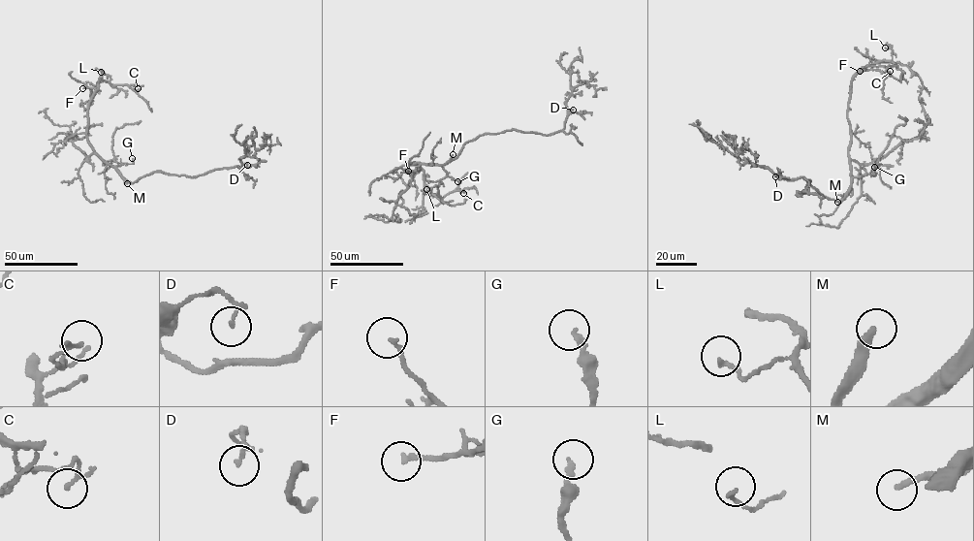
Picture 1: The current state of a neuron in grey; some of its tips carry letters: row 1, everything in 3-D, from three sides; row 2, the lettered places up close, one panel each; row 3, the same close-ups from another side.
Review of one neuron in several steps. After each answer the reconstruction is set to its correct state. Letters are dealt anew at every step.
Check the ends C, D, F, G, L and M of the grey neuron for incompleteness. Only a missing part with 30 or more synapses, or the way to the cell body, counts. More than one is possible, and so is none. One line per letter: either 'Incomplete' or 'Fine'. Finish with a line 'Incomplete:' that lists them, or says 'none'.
C: Fine
D: Fine
F: Fine
G: Incomplete
L: Fine
M: Incomplete
Incomplete: G, M

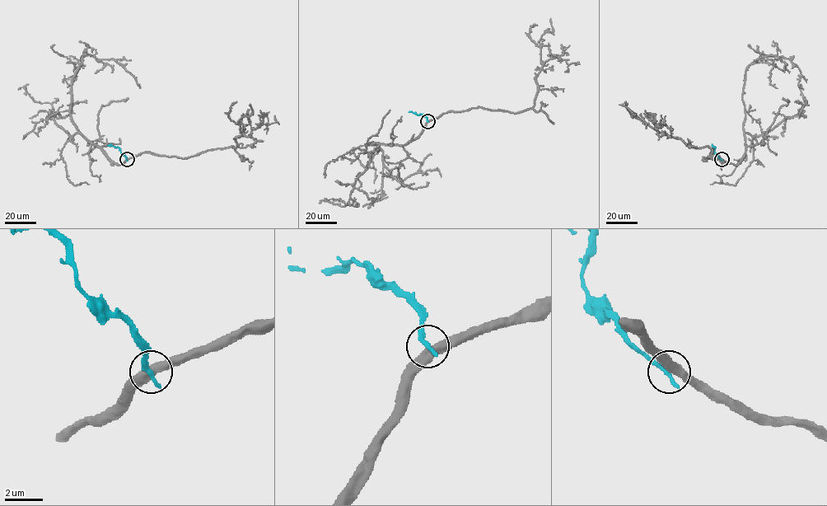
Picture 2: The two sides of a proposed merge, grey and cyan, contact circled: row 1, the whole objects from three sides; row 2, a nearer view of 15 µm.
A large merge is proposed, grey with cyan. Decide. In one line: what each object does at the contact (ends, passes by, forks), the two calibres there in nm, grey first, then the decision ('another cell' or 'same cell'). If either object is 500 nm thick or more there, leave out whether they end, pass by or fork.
grey passes by; cyan ends there; 440 nm thick on the grey side, 280 nm on the other; another cell

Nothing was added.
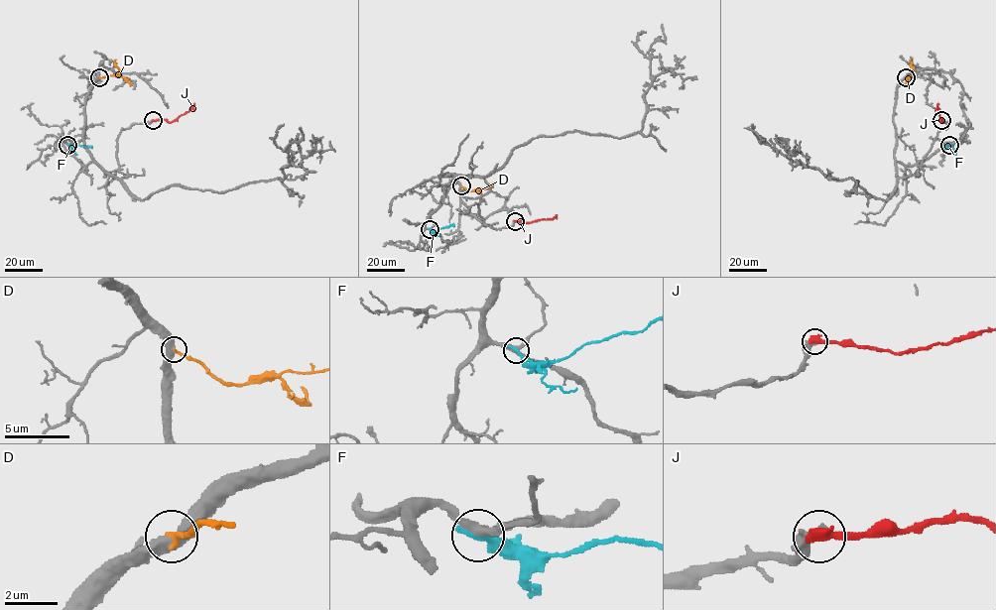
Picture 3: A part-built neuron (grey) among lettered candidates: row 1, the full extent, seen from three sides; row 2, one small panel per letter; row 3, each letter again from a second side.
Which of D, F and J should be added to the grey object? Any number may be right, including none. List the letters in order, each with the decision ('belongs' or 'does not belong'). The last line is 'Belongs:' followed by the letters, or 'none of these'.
D: does not belong
F: does not belong
J: belongs
Belongs: J

